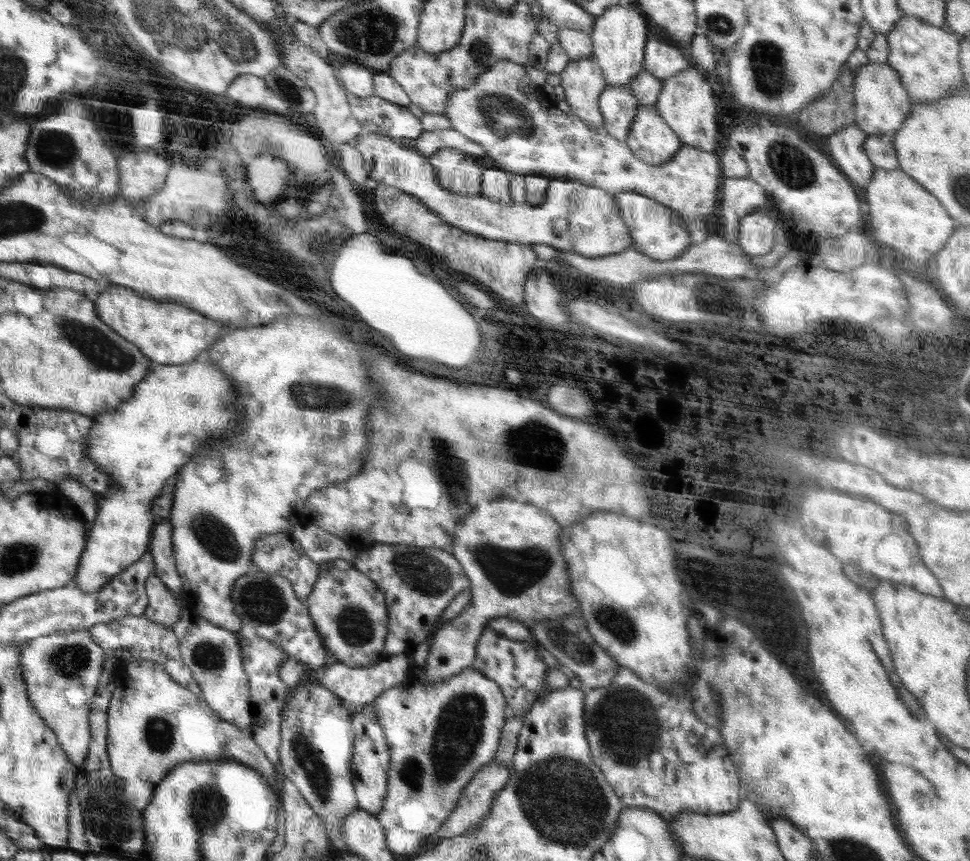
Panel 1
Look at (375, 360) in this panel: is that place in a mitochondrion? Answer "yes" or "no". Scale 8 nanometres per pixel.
no

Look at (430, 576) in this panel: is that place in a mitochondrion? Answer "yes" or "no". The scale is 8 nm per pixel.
yes

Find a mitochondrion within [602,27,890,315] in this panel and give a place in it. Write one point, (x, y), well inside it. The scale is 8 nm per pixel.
(767, 64)

